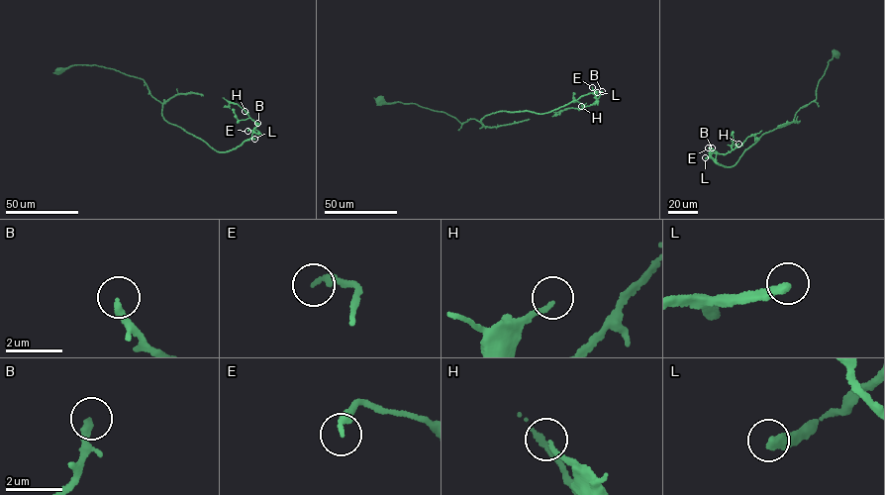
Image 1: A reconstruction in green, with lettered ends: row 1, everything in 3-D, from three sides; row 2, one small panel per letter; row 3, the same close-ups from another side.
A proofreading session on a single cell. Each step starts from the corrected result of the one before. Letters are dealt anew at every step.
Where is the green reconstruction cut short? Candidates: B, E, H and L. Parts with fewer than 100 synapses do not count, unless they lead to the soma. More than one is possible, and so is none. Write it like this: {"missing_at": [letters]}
{"missing_at": ["L"]}

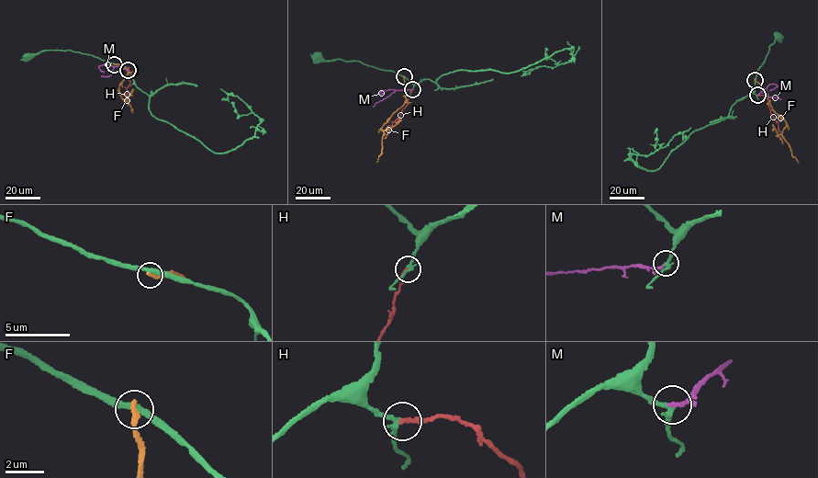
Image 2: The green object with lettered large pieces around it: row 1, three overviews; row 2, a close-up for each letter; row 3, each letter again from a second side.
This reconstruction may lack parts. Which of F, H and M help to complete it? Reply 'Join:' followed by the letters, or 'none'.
Join: H

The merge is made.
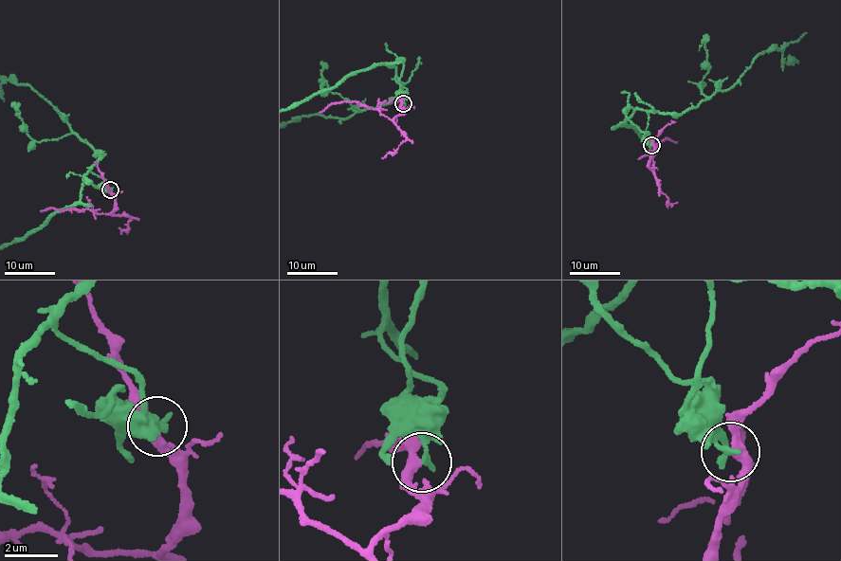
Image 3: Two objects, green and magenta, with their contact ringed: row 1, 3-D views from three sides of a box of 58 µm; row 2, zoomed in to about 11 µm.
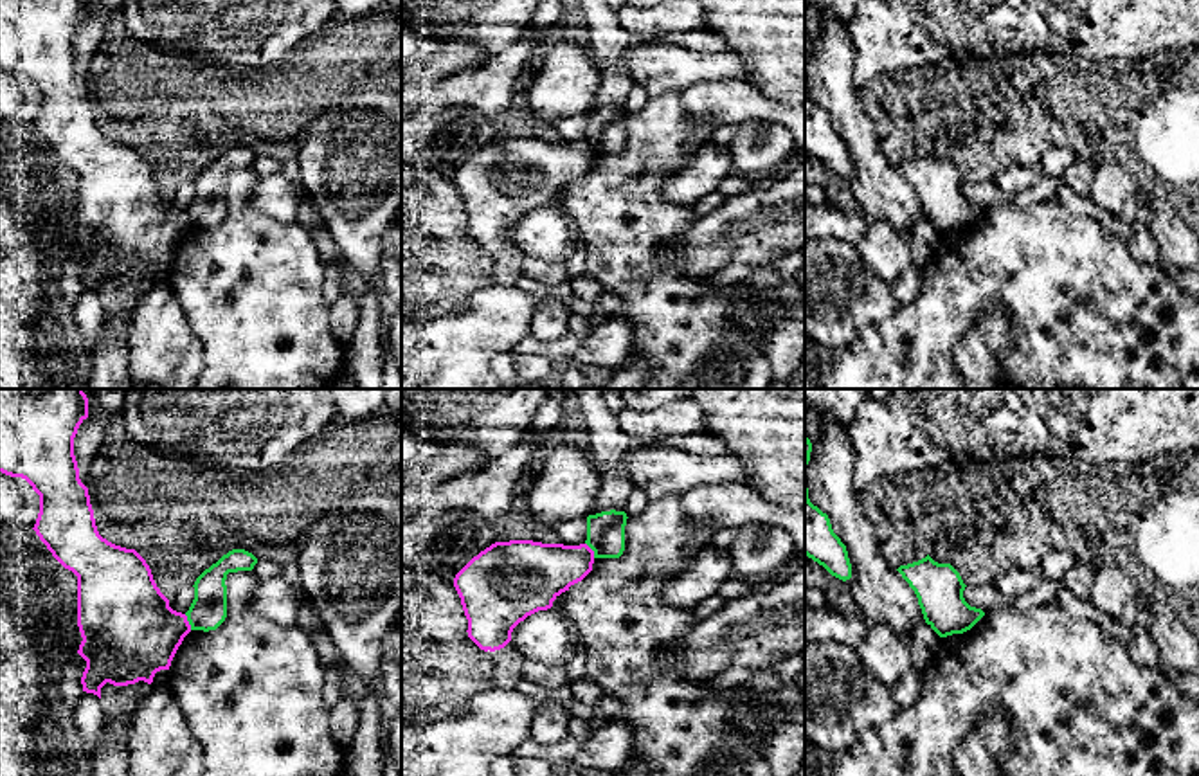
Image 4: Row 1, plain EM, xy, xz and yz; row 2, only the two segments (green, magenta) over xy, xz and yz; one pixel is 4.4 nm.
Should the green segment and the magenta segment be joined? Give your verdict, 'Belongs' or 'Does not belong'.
Does not belong

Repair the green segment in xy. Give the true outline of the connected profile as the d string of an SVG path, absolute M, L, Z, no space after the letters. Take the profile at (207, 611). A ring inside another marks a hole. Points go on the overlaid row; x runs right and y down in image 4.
M232 549L205 569L194 582L194 600L185 612L191 630L216 630L227 618L227 574L252 571L257 558L245 549Z

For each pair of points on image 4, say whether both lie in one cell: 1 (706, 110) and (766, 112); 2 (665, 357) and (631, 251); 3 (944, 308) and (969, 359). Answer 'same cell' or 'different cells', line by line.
1: same cell
2: same cell
3: different cells

